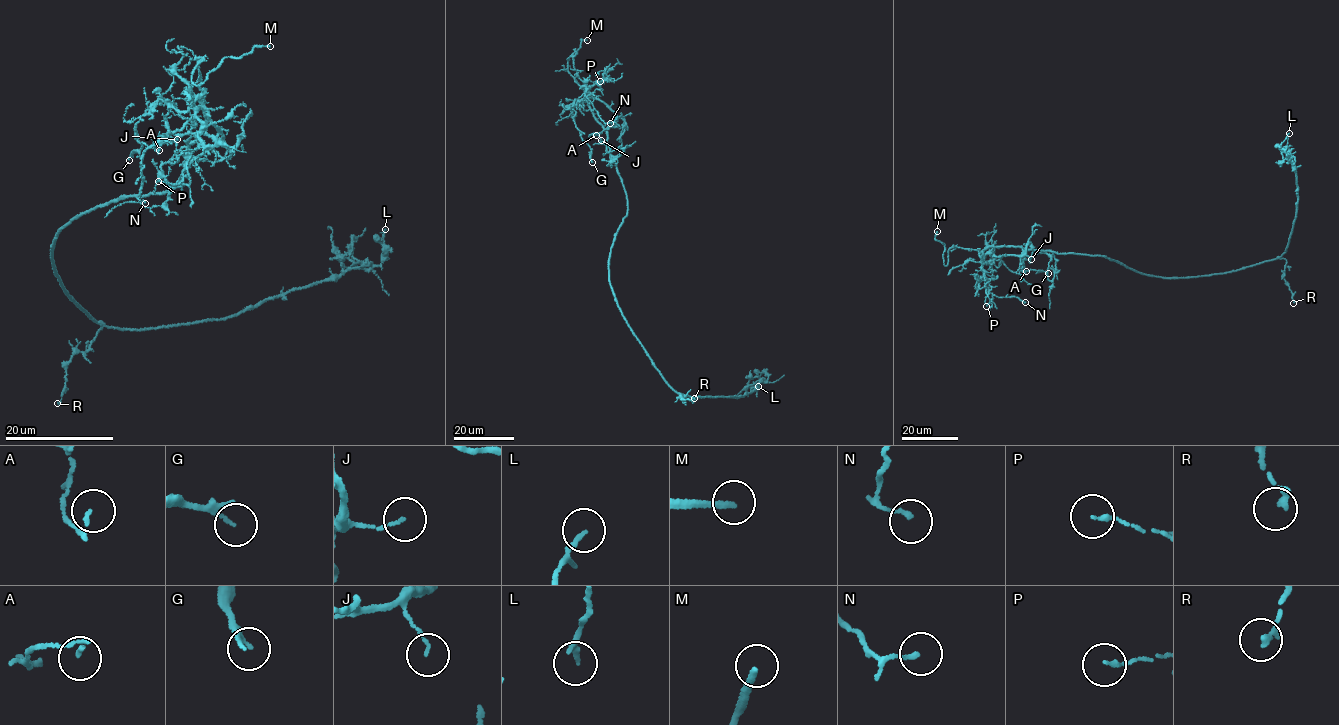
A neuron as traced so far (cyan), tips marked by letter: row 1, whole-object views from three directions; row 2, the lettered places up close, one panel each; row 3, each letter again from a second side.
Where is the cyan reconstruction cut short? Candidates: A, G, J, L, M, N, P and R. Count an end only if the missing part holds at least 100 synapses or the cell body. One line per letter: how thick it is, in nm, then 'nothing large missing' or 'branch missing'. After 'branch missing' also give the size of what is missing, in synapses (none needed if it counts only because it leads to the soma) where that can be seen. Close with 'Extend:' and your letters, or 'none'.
A: 110 nm | nothing large missing
G: 100 nm | nothing large missing
J: 100 nm | nothing large missing
L: 170 nm | nothing large missing
M: 200 nm | branch missing
N: 140 nm | nothing large missing
P: 130 nm | nothing large missing
R: 200 nm | nothing large missing
Extend: M

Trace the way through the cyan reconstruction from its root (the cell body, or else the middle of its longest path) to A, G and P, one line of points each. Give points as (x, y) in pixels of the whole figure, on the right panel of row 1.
A: (1157, 277), (1096, 255), (1012, 246), (990, 246), (983, 251), (998, 256), (1022, 253), (1026, 271)
G: (1157, 277), (1096, 255), (1012, 246), (983, 251), (988, 263), (999, 260), (1015, 272), (1048, 273)
P: (1157, 277), (1100, 255), (990, 246), (983, 251), (982, 263), (985, 293), (991, 299), (986, 306)

